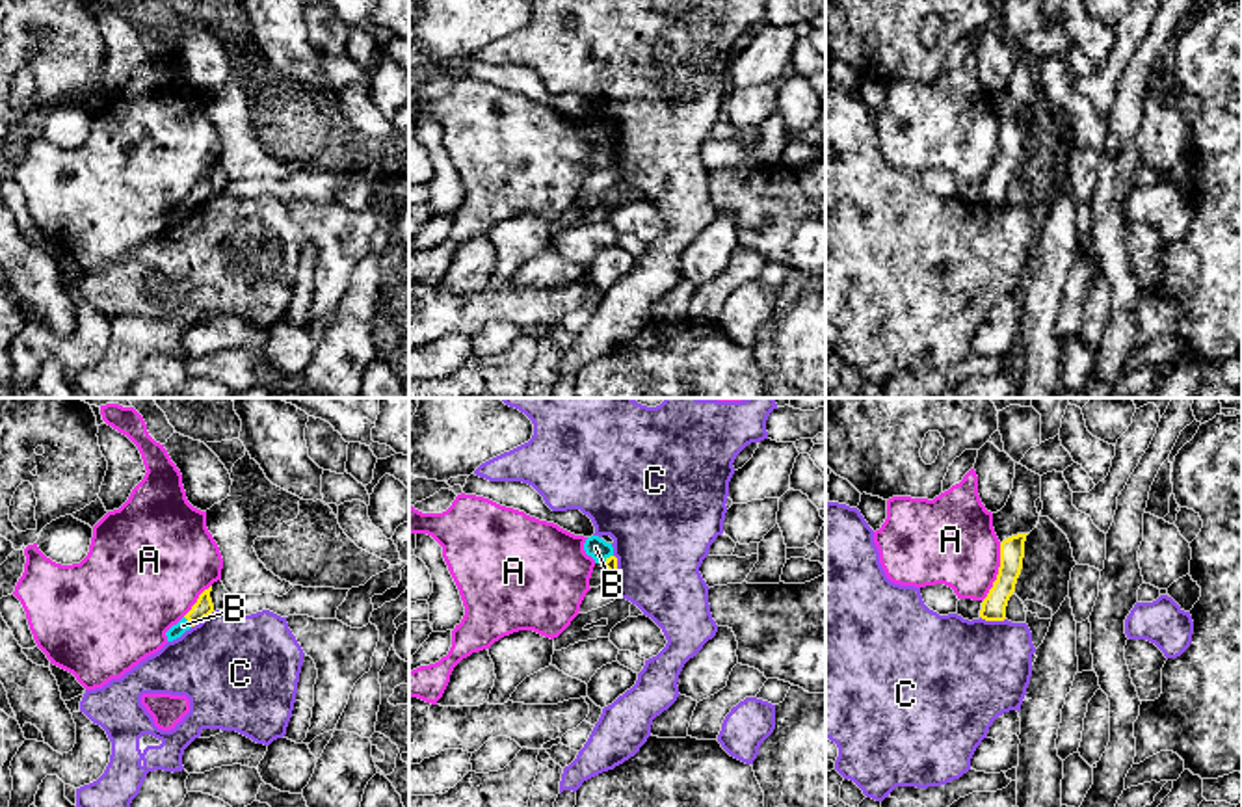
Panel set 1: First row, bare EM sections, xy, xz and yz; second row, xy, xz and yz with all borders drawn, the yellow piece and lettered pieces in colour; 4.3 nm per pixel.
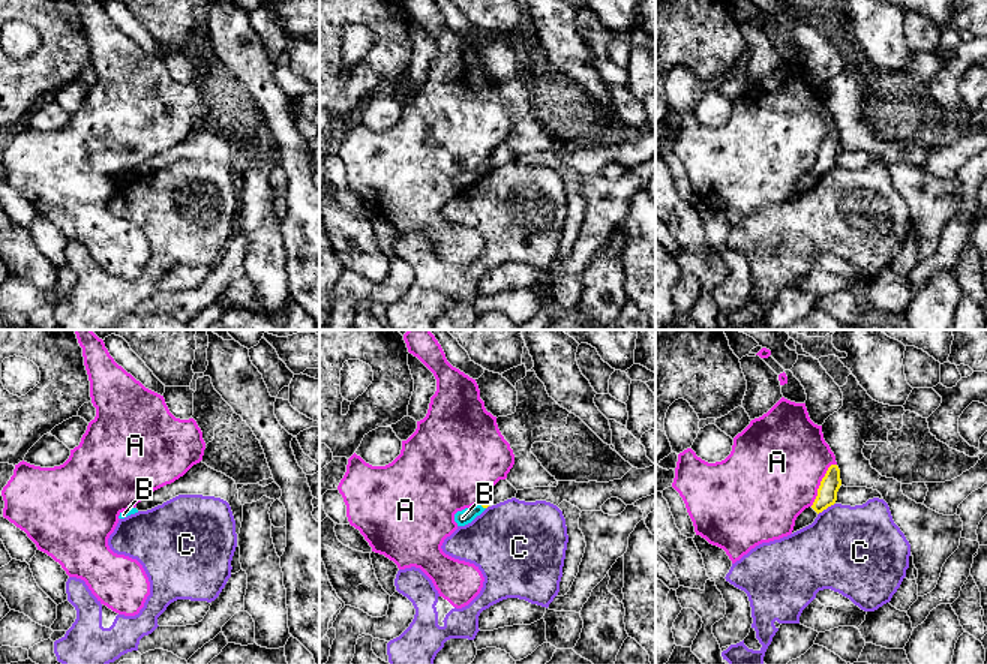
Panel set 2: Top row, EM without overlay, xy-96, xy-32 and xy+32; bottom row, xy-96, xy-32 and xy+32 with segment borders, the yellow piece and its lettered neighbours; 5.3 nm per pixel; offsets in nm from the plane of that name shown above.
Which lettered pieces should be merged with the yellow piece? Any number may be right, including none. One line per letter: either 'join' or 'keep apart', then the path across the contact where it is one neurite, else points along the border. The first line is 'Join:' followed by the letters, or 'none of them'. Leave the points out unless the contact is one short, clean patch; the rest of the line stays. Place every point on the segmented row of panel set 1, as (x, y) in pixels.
Join: B
A: keep apart
B: join
C: keep apart; border along yz (980, 616), (986, 620), (1004, 620)

